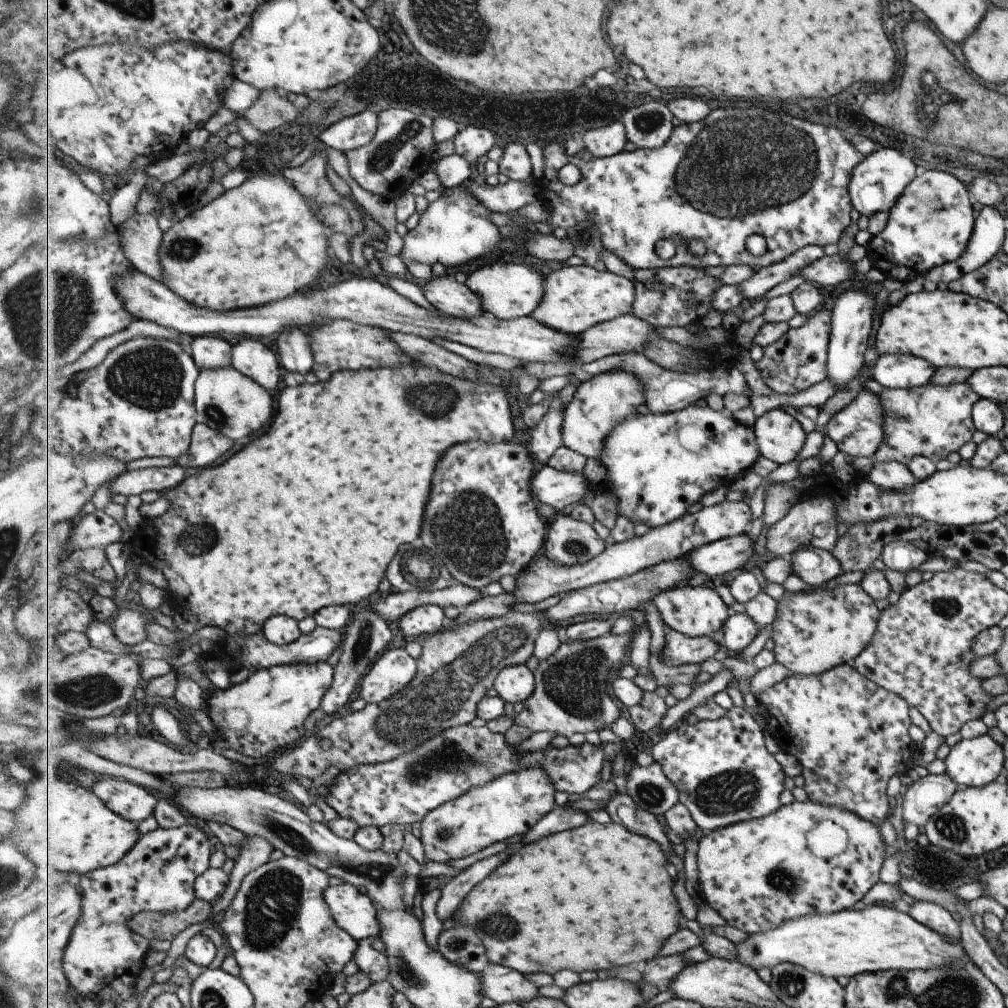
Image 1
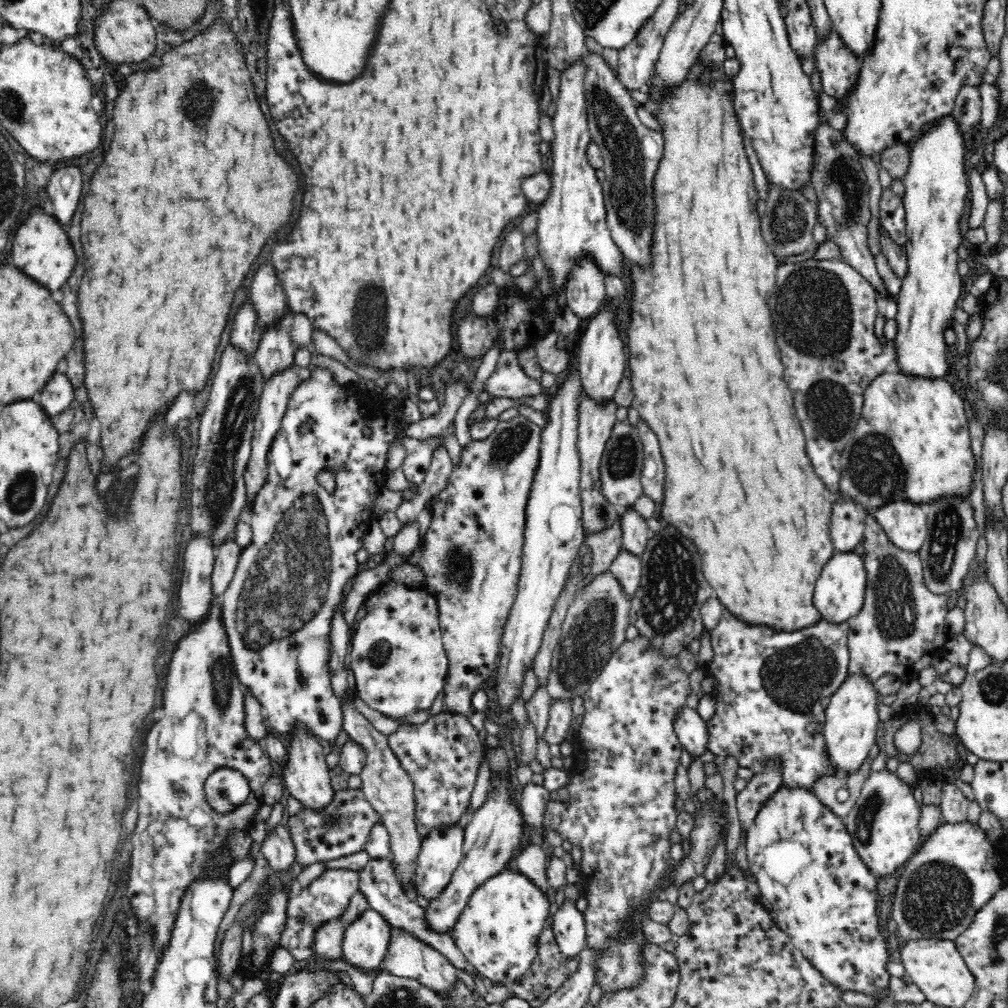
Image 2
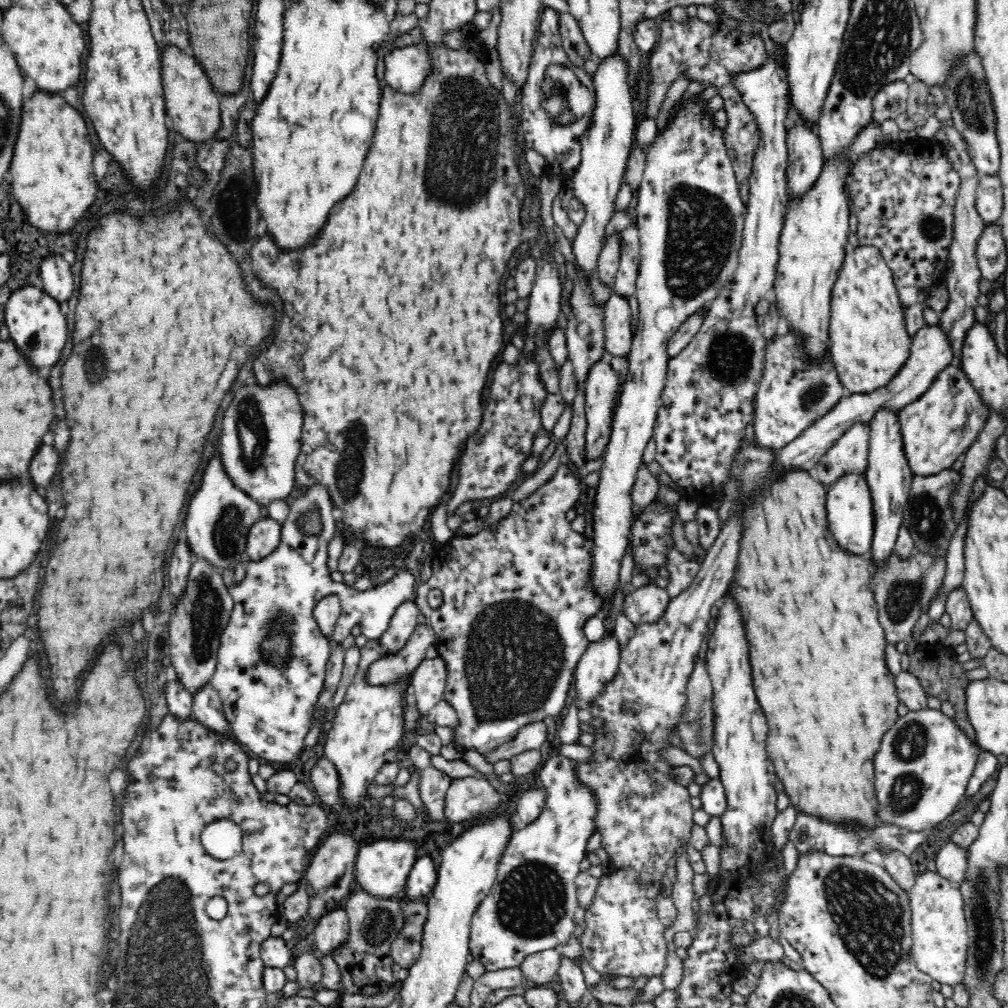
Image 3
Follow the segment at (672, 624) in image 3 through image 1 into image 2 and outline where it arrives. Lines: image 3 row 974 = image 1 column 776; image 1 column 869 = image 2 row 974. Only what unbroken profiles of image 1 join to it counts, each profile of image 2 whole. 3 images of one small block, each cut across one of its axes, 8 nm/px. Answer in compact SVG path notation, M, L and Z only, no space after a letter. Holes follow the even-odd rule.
M638 634L633 639L626 639L607 660L607 663L603 666L603 669L599 672L598 676L590 683L588 690L583 694L585 714L583 715L580 728L578 728L578 748L574 750L572 757L575 759L575 766L570 771L570 782L556 790L555 792L549 792L549 798L546 800L546 808L543 818L543 830L546 833L549 830L556 830L563 841L567 840L572 845L579 846L582 849L581 865L579 866L580 881L582 887L586 890L584 894L587 900L587 907L583 910L583 920L585 921L585 933L586 944L589 950L597 950L601 952L597 954L597 959L593 966L595 966L595 979L596 985L600 986L603 994L618 993L619 991L626 991L638 987L641 984L642 976L644 976L644 946L650 942L646 941L644 933L644 924L648 920L640 921L640 931L636 929L628 929L627 931L620 931L620 928L624 928L624 924L628 922L630 914L634 910L640 910L640 906L644 906L646 900L652 898L652 892L654 888L660 884L664 872L669 868L668 860L671 858L670 850L673 843L670 842L670 836L676 829L676 818L678 818L678 812L674 807L676 802L676 788L675 788L675 776L678 768L678 760L680 760L683 747L678 741L675 734L675 721L681 714L683 709L687 708L688 696L690 696L690 682L689 679L693 675L687 674L684 670L680 669L680 662L676 655L668 655L667 657L660 653L660 650L656 649L648 637L644 637Z

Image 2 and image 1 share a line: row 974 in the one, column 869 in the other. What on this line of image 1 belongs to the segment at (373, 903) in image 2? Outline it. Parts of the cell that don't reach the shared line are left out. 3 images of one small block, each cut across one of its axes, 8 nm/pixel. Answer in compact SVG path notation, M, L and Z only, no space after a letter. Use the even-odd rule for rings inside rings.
M894 461L874 464L869 480L882 491L903 491L917 482L908 465Z

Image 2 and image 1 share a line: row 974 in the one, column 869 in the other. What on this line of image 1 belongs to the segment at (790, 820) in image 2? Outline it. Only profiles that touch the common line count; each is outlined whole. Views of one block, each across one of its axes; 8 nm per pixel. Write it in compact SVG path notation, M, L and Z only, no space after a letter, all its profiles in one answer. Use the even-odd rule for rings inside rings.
M810 800L806 802L794 802L791 805L784 805L777 813L771 814L763 819L742 821L725 829L718 829L708 832L701 840L699 850L699 869L702 899L710 903L731 925L754 935L764 933L772 929L780 928L785 921L799 919L812 915L827 915L843 911L844 908L852 908L858 900L863 900L864 894L868 892L879 880L880 868L884 862L886 845L882 843L880 831L877 826L854 814L853 811L839 809L838 807L826 806Z

